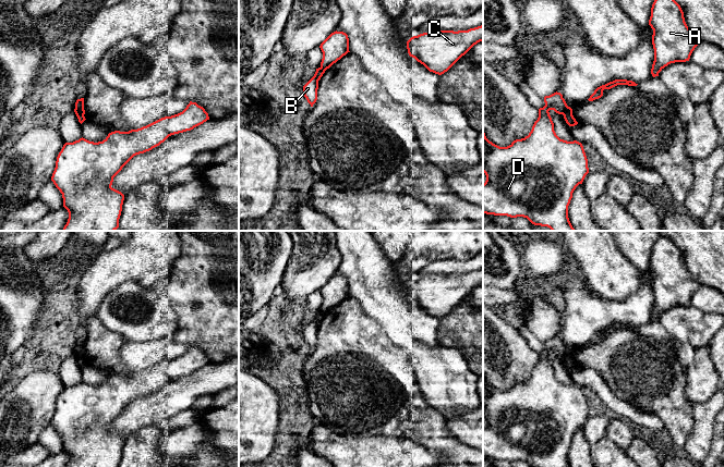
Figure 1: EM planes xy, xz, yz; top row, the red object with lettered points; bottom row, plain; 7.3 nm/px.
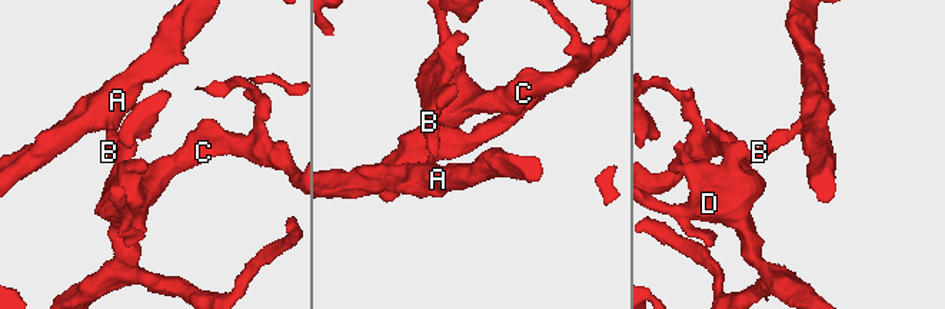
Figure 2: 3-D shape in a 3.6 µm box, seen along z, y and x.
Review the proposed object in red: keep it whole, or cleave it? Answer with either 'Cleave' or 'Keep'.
Cleave

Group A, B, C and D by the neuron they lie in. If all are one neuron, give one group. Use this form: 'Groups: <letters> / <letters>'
Groups: A B / C D

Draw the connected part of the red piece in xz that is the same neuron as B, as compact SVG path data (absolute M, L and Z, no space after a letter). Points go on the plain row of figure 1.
M323 311L316 312L314 320L303 330L303 339L311 351L313 351L313 348L317 344L318 324L321 323L325 315L326 314L324 314Z

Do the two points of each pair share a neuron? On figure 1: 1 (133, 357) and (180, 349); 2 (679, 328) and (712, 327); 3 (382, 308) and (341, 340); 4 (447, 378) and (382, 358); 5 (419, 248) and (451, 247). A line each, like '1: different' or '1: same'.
1: same
2: same
3: different
4: different
5: same

